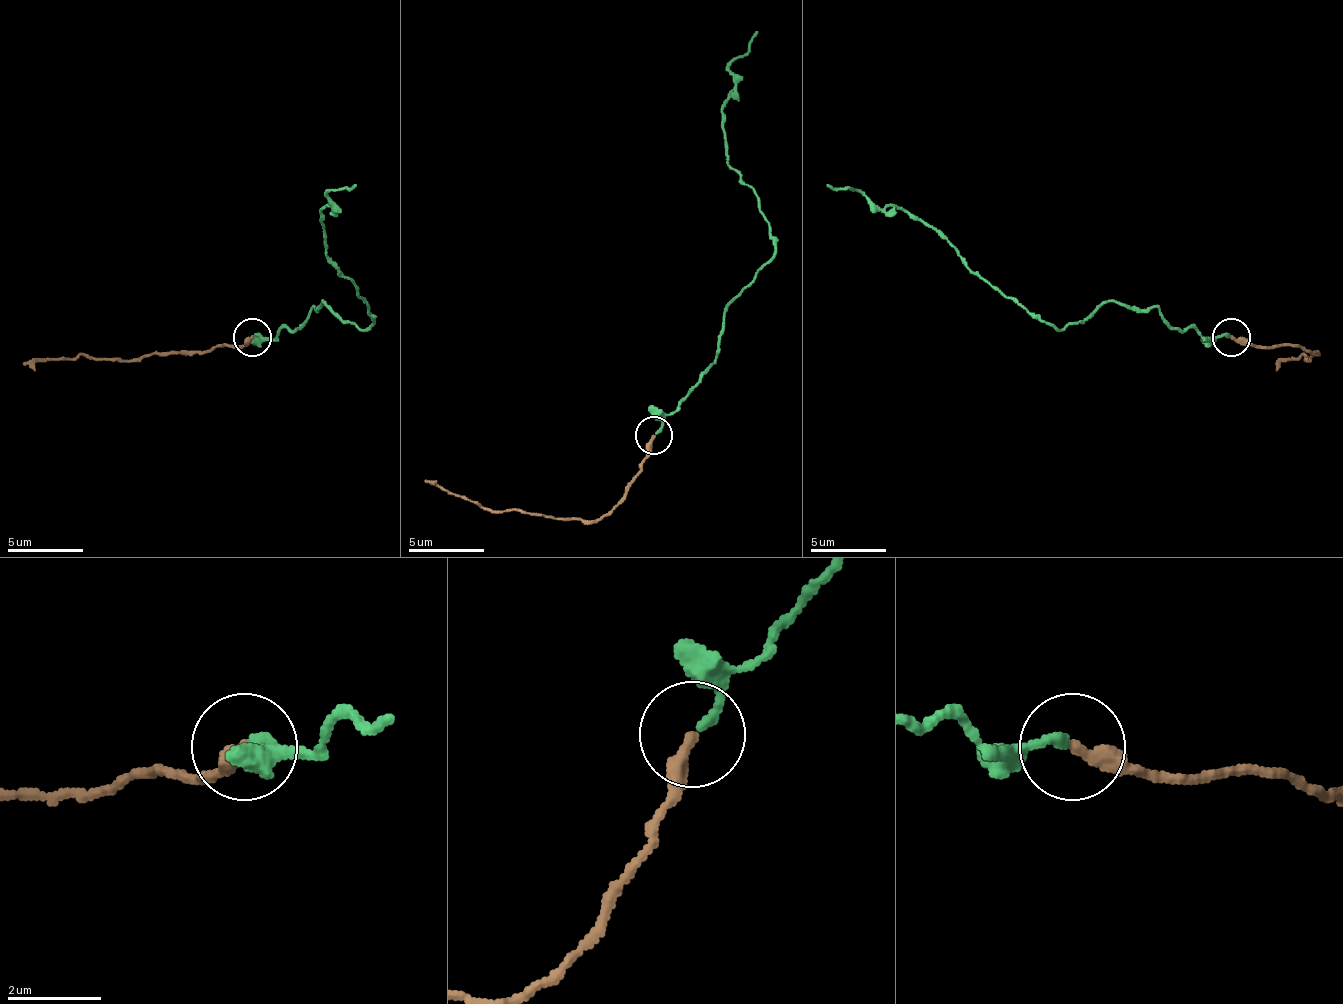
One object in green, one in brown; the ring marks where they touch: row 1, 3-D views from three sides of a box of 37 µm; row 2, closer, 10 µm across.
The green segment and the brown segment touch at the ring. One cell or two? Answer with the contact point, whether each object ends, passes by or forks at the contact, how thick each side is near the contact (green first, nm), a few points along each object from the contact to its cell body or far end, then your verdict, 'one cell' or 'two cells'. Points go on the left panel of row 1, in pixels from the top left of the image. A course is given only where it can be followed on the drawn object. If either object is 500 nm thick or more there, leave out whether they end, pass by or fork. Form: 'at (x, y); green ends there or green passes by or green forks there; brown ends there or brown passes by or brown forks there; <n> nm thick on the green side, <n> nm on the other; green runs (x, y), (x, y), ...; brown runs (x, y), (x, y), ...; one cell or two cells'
at (252, 337); green ends there; brown ends there; 200 nm thick on the green side, 320 nm on the other; green runs (253, 338), (294, 330), (325, 300), (363, 330), (374, 319), (325, 255), (329, 191), (355, 183); brown runs (253, 338), (242, 346), (192, 353), (83, 357), (22, 364); one cell

